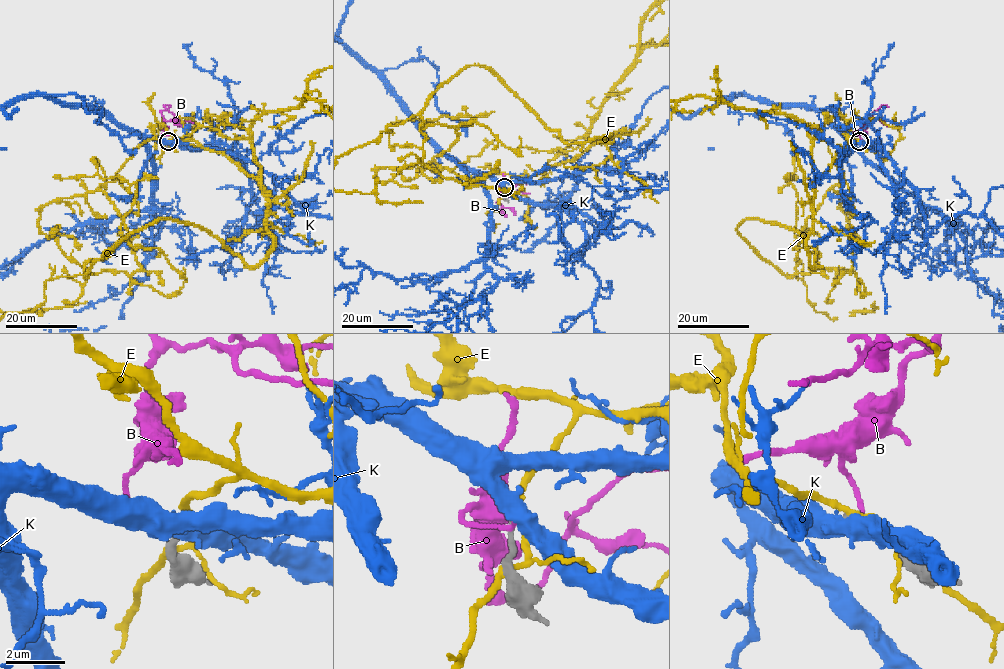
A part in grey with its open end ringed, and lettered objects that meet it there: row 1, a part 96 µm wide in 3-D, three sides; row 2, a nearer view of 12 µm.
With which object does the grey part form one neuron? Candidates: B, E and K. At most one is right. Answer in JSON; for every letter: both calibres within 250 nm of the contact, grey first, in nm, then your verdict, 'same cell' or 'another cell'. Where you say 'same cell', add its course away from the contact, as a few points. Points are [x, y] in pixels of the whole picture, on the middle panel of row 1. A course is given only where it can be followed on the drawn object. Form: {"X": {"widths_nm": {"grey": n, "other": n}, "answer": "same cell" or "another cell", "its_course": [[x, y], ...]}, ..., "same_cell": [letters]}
{"B": {"widths_nm": {"grey": 240, "other": 170}, "answer": "another cell"}, "E": {"widths_nm": {"grey": 180, "other": 200}, "answer": "another cell"}, "K": {"widths_nm": {"grey": 200, "other": 550}, "answer": "another cell"}, "same_cell": []}

